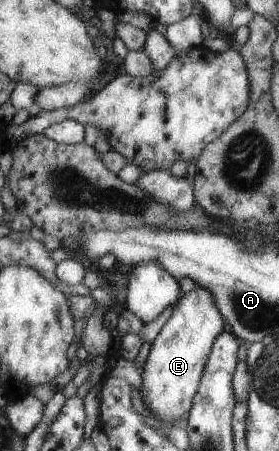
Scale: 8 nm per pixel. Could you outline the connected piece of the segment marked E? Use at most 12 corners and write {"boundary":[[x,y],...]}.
{"boundary":[[213,292],[173,307],[142,378],[152,421],[189,417],[218,337]]}

